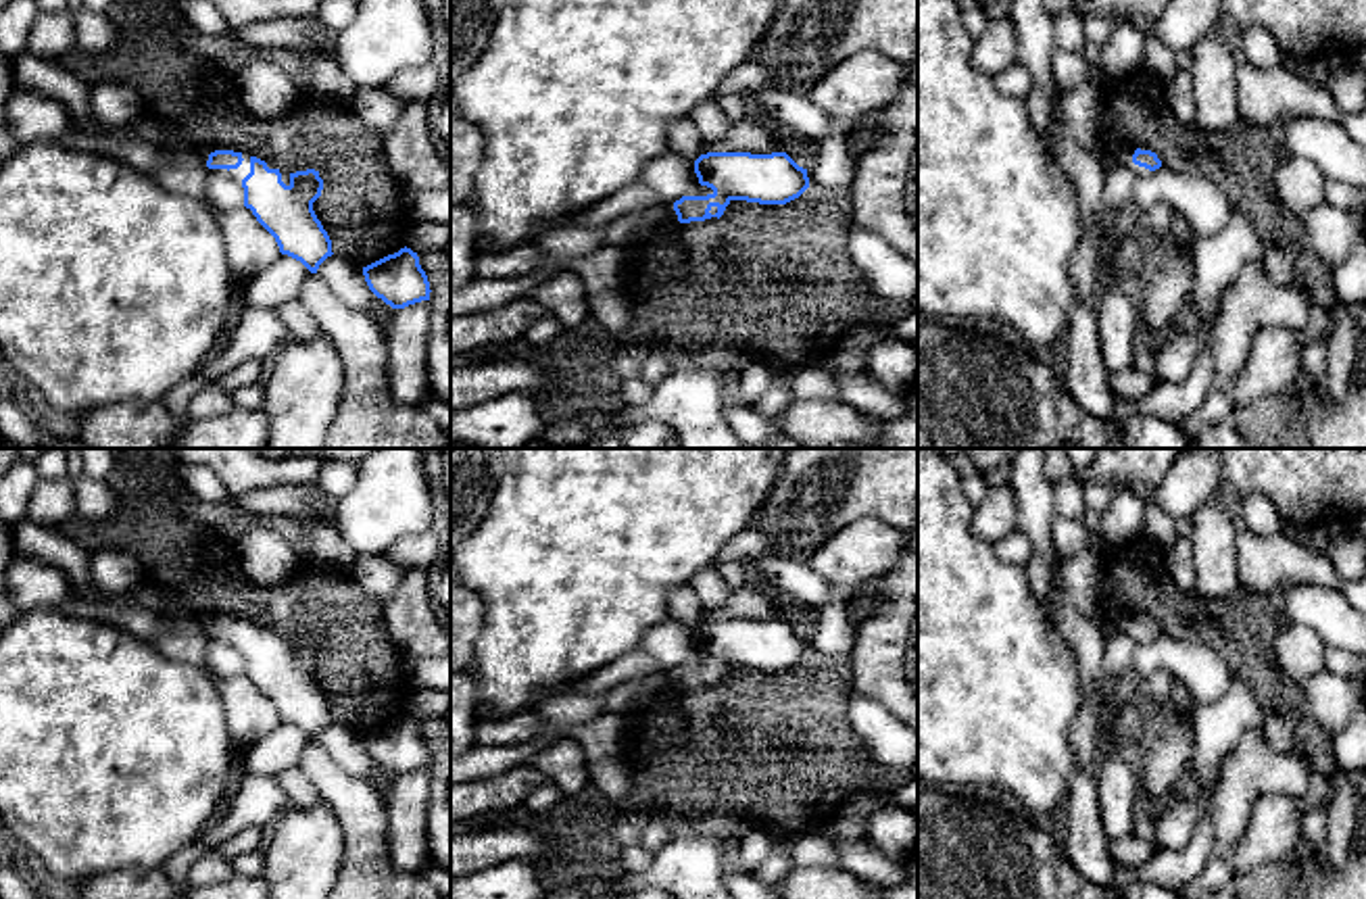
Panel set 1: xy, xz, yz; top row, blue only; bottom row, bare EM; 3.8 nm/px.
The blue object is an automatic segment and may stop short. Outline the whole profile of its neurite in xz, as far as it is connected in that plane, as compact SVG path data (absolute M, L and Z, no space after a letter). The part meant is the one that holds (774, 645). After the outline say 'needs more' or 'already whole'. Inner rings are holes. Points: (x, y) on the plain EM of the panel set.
M707 619L694 628L694 640L713 659L676 667L680 690L719 686L732 667L786 672L809 655L807 636L786 619Z; already whole

